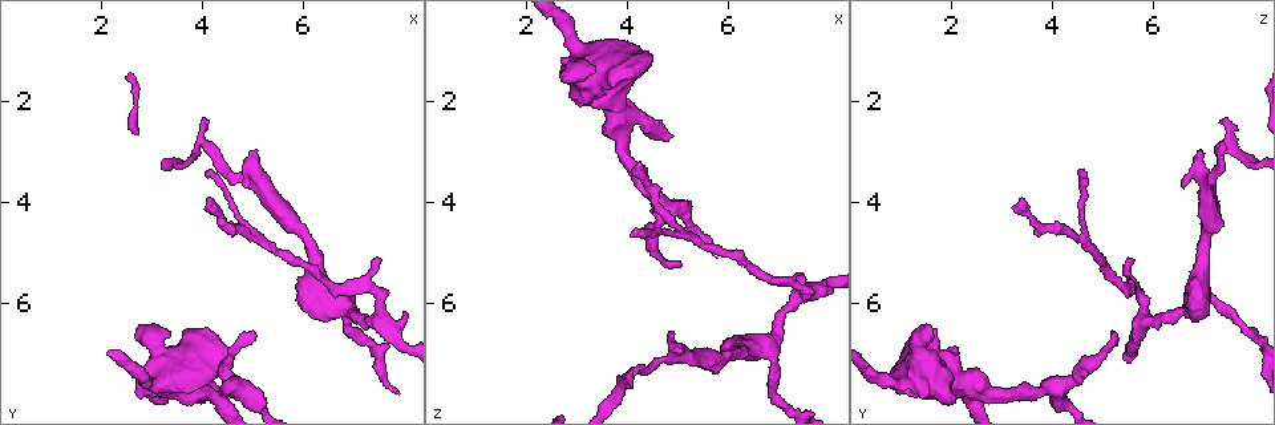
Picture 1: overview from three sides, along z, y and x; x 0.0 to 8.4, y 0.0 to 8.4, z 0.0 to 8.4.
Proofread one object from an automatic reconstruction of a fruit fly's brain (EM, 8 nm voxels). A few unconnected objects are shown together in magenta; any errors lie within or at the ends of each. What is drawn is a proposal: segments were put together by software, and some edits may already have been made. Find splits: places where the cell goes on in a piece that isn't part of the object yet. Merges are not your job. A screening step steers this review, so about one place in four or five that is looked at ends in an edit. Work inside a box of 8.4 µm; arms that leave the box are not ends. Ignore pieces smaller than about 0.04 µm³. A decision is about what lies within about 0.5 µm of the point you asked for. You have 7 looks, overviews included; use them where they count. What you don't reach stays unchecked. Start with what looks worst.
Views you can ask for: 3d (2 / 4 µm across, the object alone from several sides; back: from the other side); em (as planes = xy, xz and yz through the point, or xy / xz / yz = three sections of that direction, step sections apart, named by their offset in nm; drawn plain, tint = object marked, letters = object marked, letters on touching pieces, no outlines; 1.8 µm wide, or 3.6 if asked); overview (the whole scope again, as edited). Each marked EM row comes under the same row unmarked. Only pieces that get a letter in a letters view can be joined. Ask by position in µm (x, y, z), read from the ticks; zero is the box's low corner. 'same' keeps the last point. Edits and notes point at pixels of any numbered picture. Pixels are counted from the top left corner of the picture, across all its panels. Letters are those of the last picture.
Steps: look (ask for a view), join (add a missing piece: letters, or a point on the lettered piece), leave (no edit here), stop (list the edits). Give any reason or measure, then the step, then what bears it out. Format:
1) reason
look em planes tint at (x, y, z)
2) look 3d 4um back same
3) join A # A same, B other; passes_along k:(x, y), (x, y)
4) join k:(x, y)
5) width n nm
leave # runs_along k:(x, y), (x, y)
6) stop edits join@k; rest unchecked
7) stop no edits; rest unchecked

branch stops here
look em 3.6um planes letters at (5.05, 6.50, 5.20)

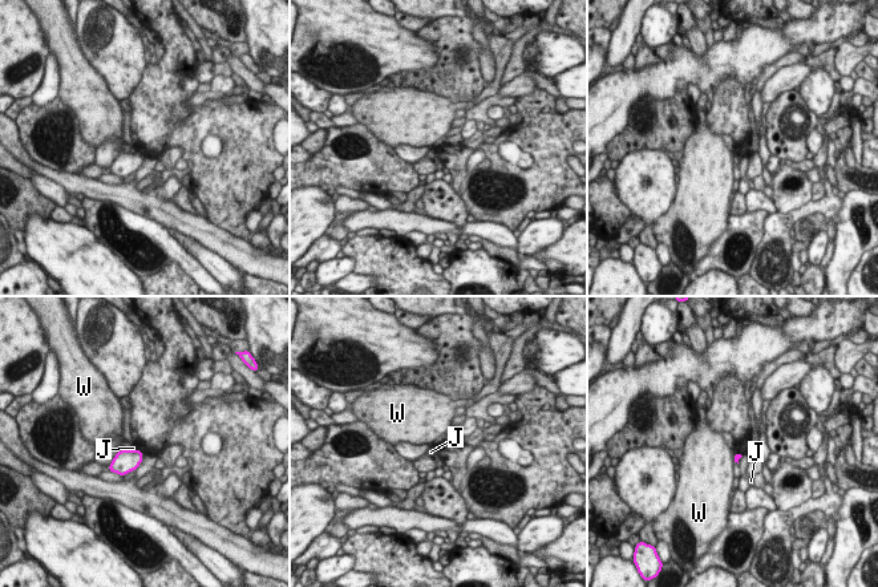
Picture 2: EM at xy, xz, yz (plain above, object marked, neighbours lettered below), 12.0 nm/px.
longest_contact W 70 nm
leave # J other, W other; none of them fits

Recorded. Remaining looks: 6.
look em planes letters at (2.80, 6.45, 1.60)

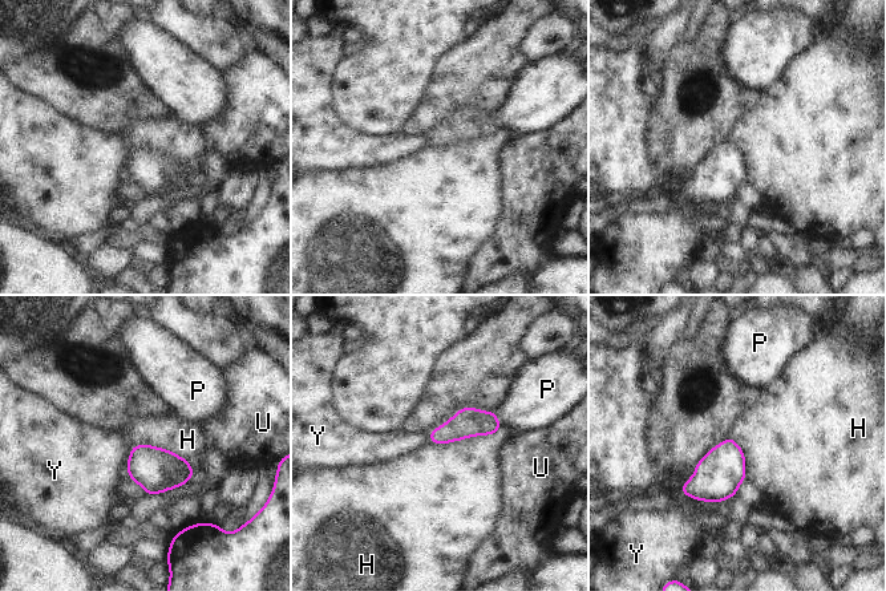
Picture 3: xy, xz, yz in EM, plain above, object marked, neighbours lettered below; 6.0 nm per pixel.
longest_contact H 420 nm
leave # H other, P other, U other, Y other; no lettered piece goes on from it

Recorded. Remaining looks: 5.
look em planes letters at (4.95, 3.70, 6.60)

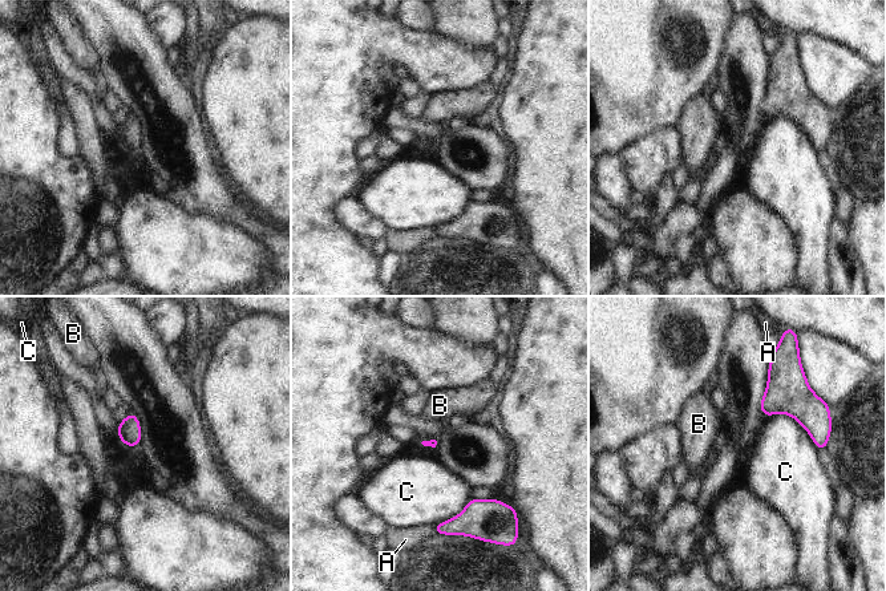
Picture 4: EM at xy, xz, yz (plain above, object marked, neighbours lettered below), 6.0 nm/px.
leave # A other, B other, C other; border 4:(767, 416), (791, 415), (818, 449); no lettered piece goes on from it

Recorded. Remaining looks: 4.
stop no edits; rest unchecked

